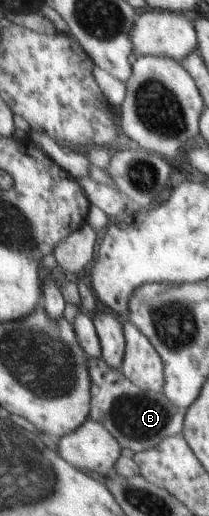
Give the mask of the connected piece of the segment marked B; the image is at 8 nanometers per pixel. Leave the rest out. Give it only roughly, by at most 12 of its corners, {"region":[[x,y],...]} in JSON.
{"region":[[89,358],[90,417],[135,453],[183,433],[187,411]]}

